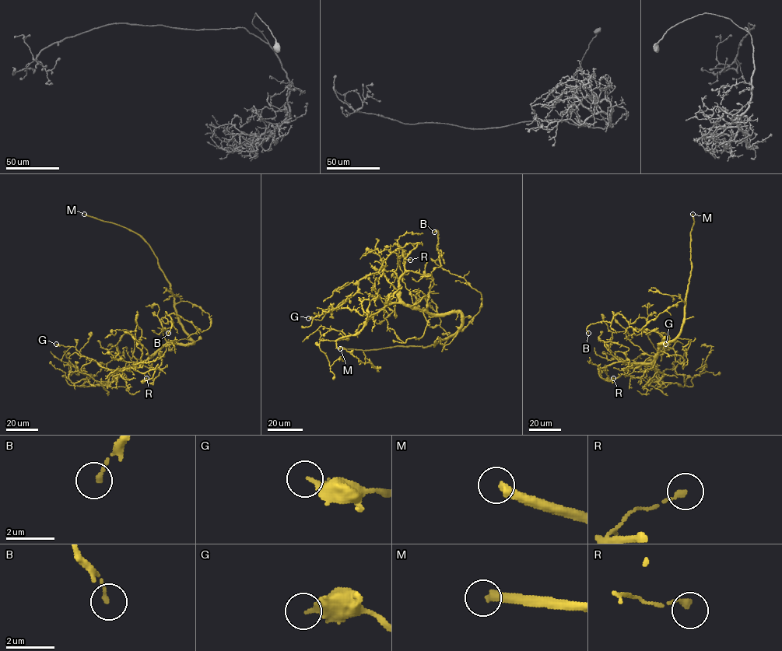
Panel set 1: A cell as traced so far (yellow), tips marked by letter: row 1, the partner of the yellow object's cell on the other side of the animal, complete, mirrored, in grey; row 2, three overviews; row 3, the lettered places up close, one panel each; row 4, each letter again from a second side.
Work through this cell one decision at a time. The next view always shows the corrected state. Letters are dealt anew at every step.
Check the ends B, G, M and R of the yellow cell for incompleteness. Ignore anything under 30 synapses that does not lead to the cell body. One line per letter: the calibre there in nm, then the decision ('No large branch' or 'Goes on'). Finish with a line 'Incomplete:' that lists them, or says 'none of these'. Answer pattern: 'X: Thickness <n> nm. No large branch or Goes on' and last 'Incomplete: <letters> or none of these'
B: Thickness 150 nm. No large branch
G: Thickness 260 nm. No large branch
M: Thickness 360 nm. Goes on
R: Thickness 220 nm. No large branch
Incomplete: M

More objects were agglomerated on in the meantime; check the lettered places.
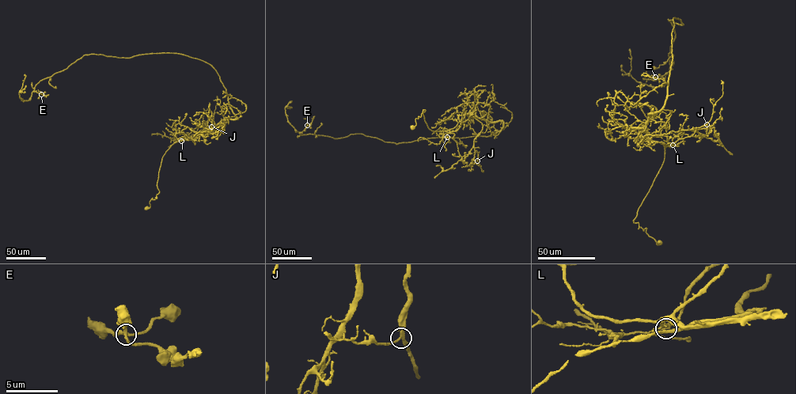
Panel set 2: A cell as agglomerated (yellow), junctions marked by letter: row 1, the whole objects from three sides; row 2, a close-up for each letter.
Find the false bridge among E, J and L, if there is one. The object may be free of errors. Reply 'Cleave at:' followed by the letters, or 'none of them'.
Cleave at: L

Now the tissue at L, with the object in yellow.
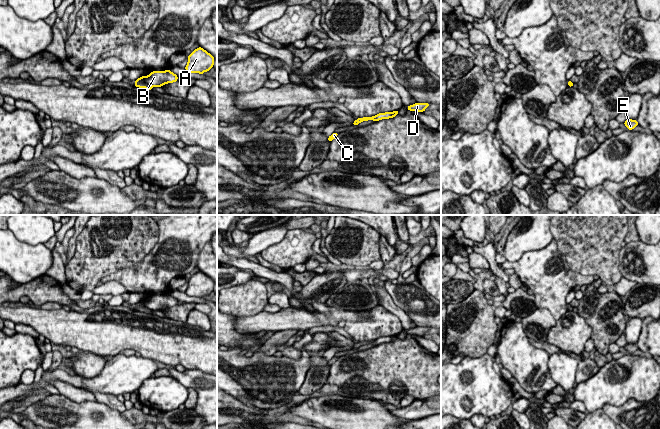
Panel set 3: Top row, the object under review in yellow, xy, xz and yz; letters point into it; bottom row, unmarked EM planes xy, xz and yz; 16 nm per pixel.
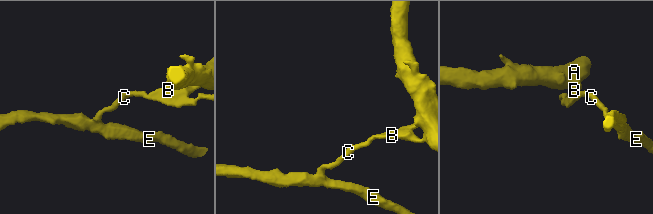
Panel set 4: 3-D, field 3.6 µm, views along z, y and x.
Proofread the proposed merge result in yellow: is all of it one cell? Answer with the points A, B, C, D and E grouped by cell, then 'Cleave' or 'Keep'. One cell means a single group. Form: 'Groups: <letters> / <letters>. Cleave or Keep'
Groups: A B / C D E. Cleave

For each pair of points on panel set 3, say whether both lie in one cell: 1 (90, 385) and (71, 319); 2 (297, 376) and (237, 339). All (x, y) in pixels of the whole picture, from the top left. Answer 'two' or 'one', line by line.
1: two
2: two

